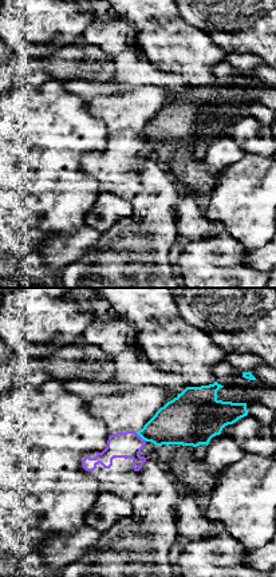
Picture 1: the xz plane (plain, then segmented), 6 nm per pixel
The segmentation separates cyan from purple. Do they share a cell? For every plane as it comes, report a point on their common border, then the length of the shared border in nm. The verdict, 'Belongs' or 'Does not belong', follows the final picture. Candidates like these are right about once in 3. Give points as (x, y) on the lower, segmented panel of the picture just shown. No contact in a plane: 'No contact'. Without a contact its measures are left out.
Touches cyan at (141, 437). Shared border 90 nm

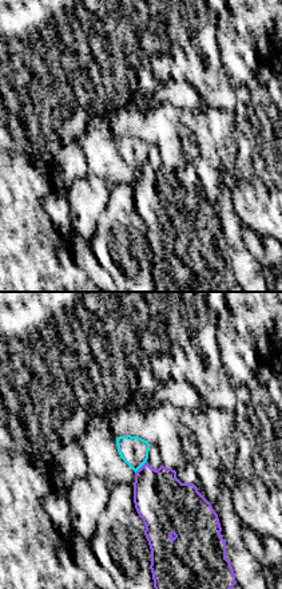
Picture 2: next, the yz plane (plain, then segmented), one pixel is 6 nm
Touches cyan at (140, 466). Shared border 100 nm

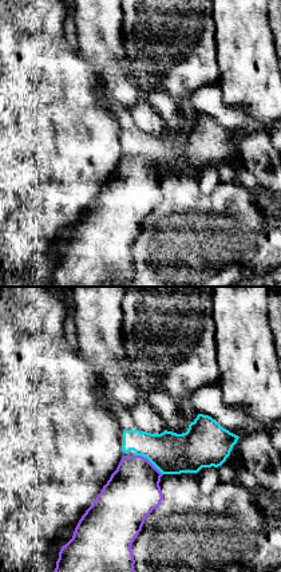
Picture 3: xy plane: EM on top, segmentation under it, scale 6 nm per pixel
Touches cyan at (149, 460). Shared border 220 nm

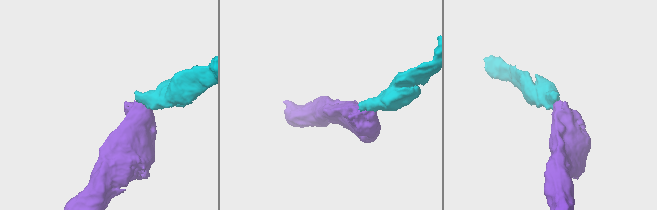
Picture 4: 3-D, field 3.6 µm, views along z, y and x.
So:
Does not belong

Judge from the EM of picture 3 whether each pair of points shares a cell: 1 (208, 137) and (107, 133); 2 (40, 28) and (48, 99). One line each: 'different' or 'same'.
1: different
2: same

